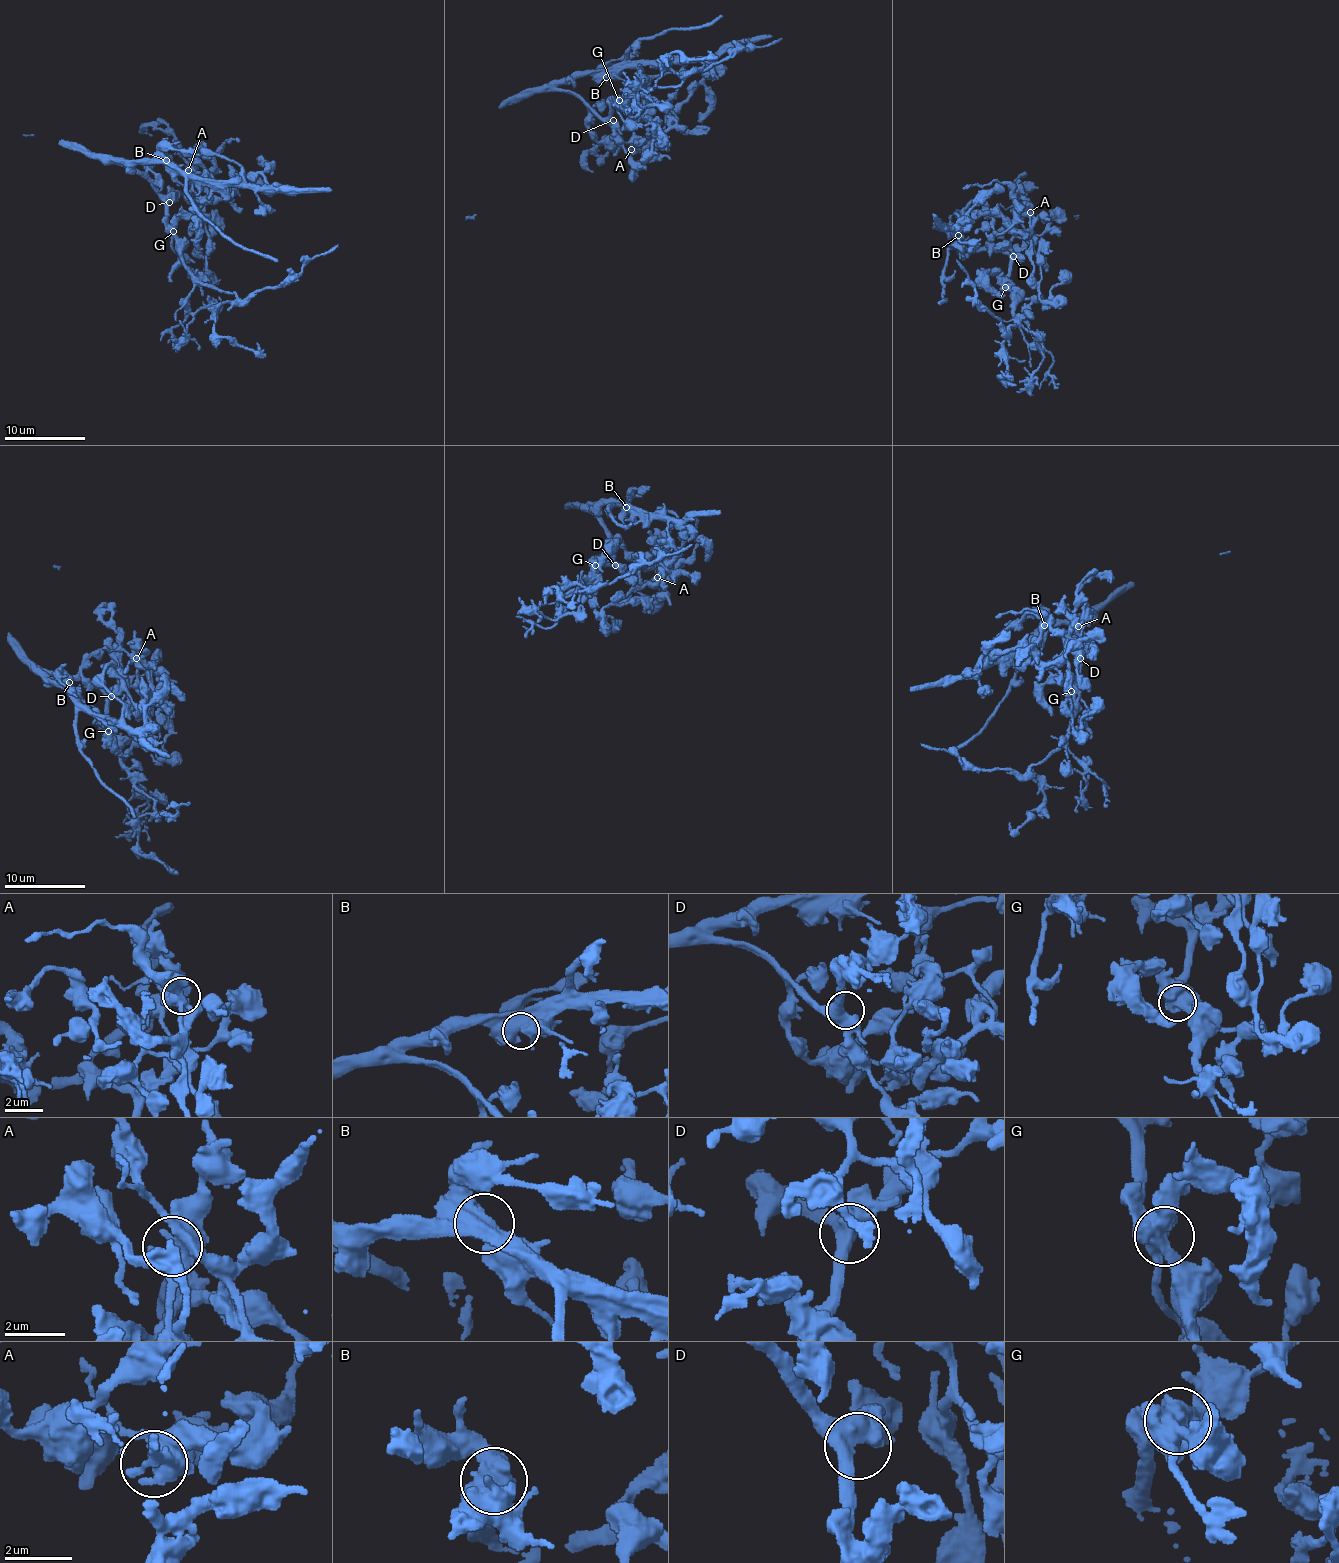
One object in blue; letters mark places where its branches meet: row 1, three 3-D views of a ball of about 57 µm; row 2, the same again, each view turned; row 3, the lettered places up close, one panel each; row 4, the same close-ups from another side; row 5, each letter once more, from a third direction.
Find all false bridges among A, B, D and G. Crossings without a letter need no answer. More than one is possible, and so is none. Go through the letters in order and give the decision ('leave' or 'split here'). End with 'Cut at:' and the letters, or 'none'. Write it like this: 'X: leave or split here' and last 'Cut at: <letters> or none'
A: leave
B: leave
D: leave
G: leave
Cut at: none

